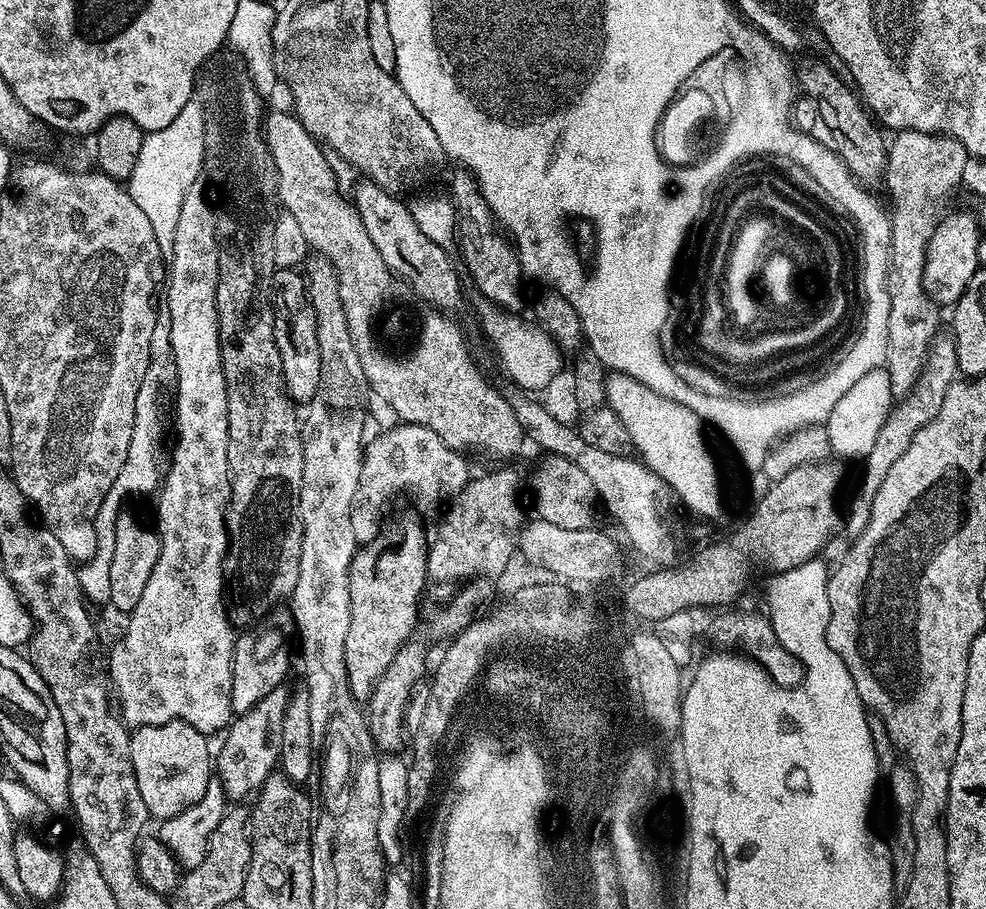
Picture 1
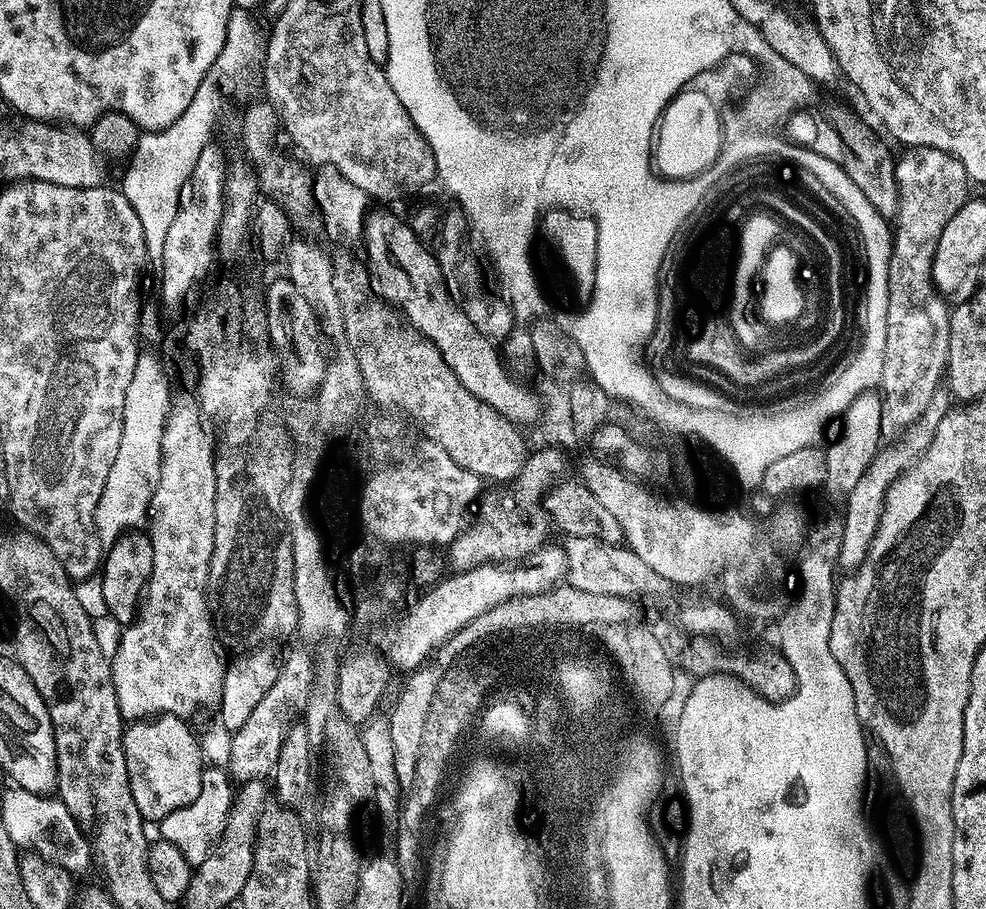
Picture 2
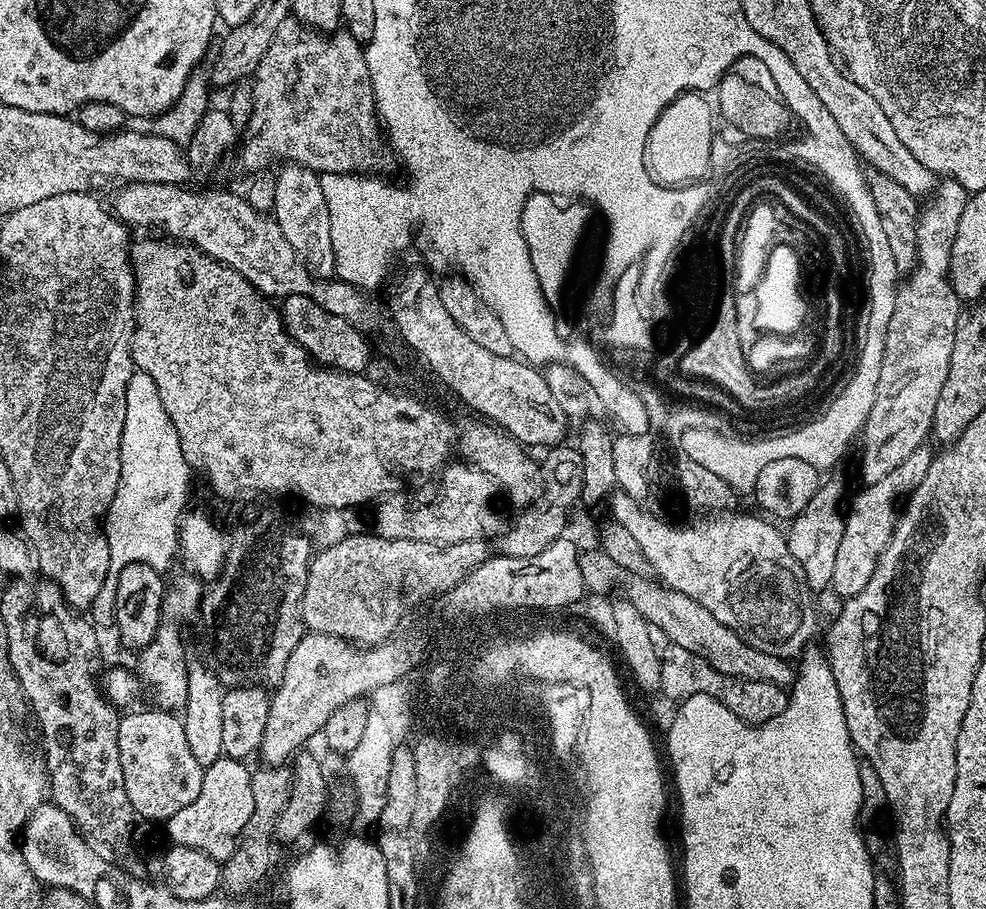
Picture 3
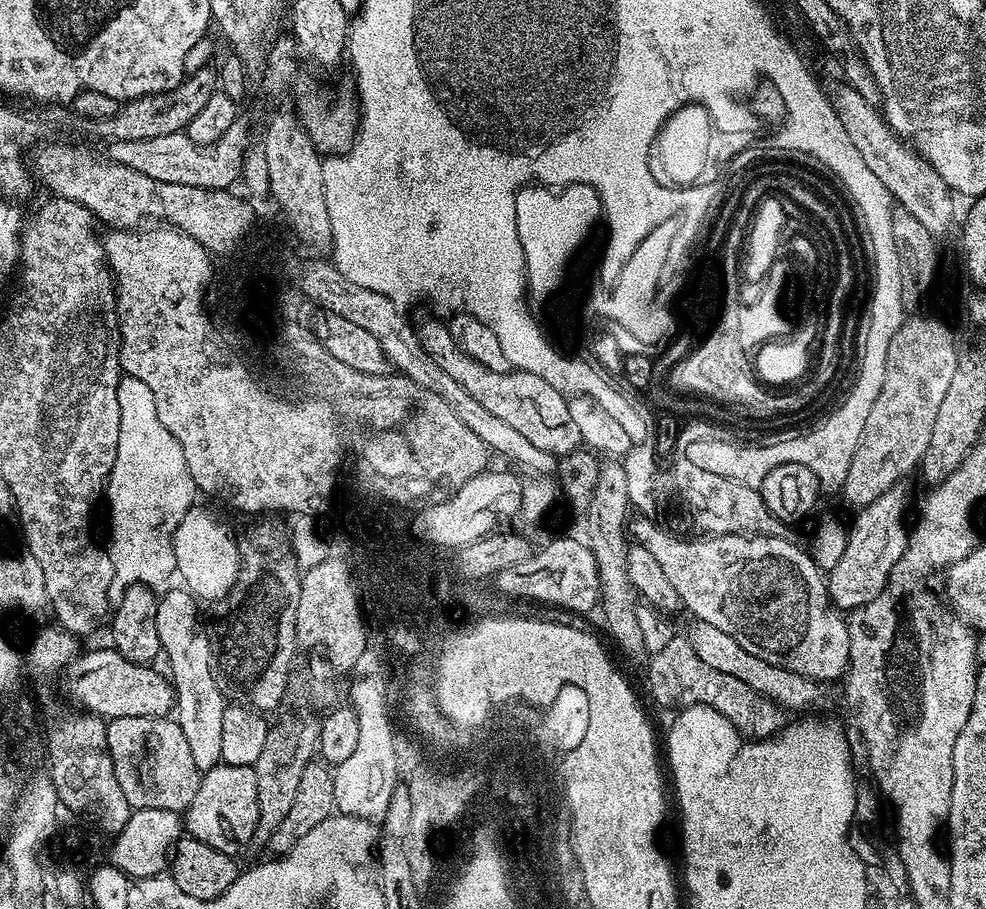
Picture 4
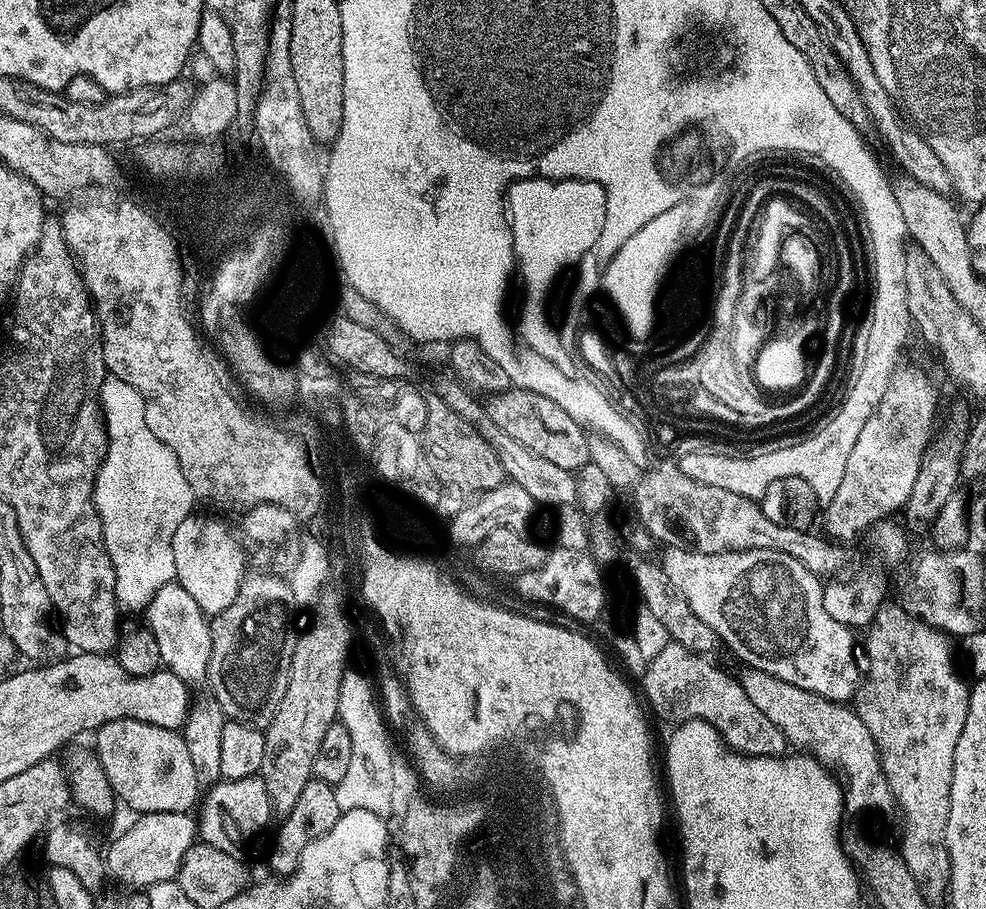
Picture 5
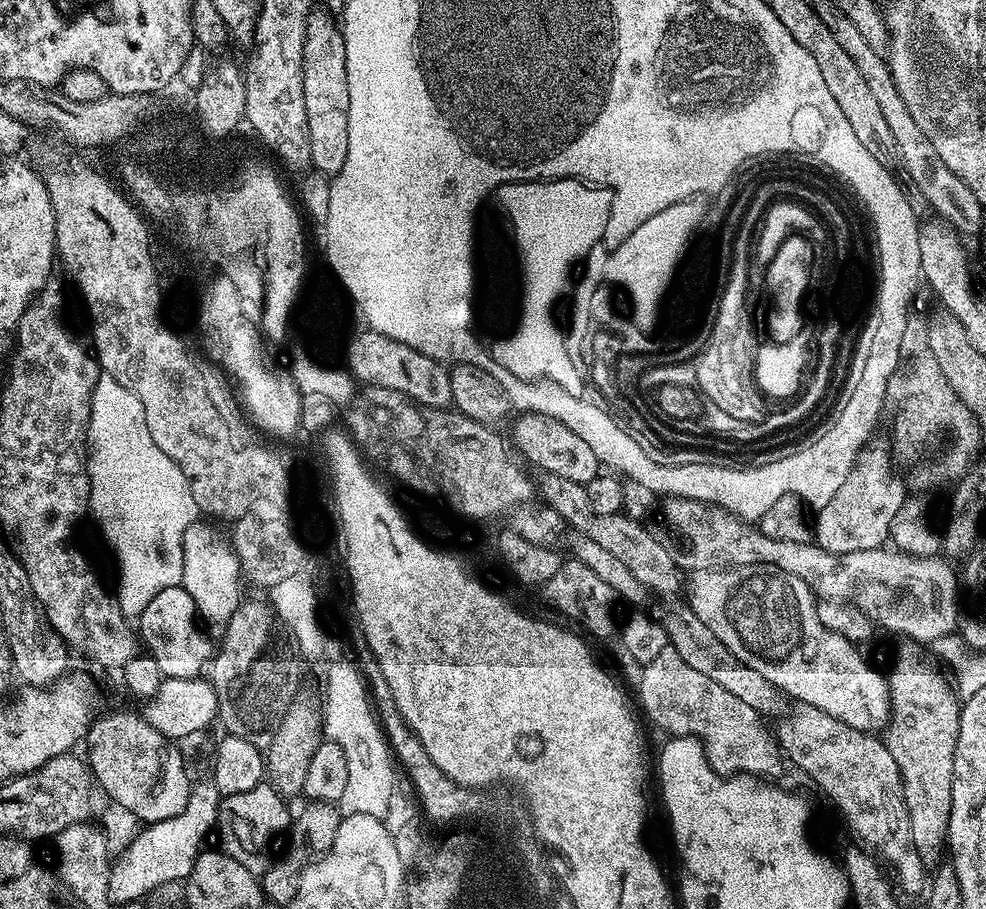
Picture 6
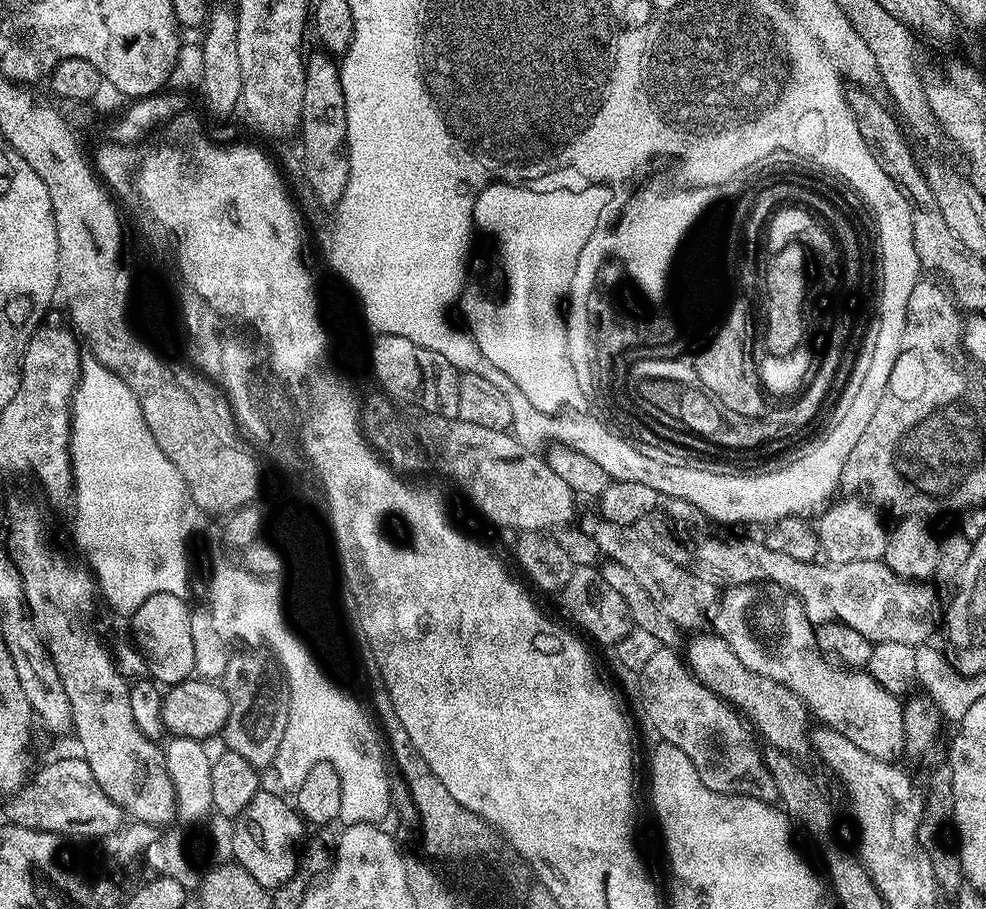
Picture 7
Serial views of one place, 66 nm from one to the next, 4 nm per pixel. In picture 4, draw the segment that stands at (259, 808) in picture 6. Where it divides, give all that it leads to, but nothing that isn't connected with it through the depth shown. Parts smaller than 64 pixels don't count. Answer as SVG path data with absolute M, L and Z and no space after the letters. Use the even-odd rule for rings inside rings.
M223 762L201 775L198 794L194 794L194 802L190 802L182 816L187 835L198 842L206 842L206 846L214 846L214 850L222 850L222 854L231 857L237 855L239 848L253 843L259 821L255 767L234 766Z

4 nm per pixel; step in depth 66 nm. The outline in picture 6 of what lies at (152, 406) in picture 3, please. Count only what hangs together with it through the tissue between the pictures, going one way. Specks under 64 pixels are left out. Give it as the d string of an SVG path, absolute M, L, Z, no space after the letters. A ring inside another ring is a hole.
M101 375L92 391L87 439L91 448L86 460L90 516L96 519L116 559L116 576L120 585L115 586L114 593L120 601L122 614L127 618L139 618L142 610L150 606L150 598L154 598L154 594L180 586L183 582L183 532L198 520L196 499L188 475L169 456L162 454L154 438L150 438L140 399L112 376Z

